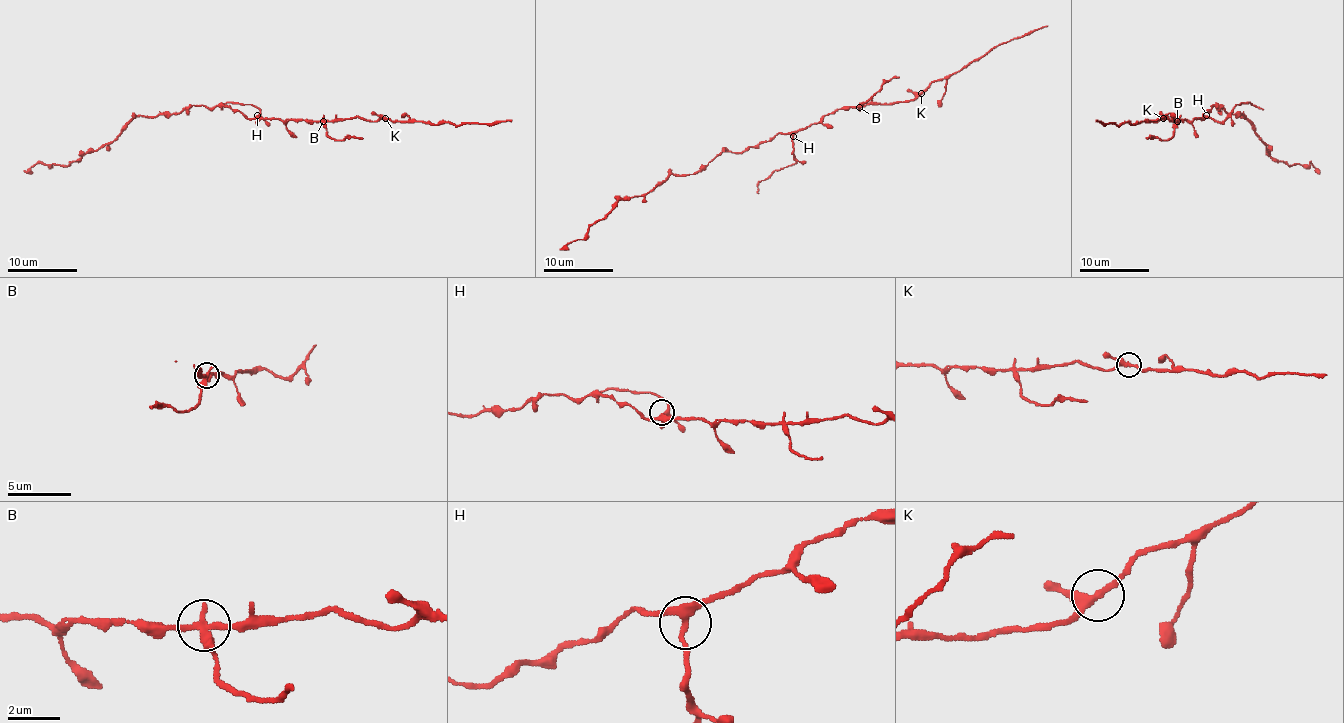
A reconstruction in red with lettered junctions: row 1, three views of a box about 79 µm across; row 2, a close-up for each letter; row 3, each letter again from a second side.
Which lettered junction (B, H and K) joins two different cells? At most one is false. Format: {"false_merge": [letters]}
{"false_merge": ["B"]}

